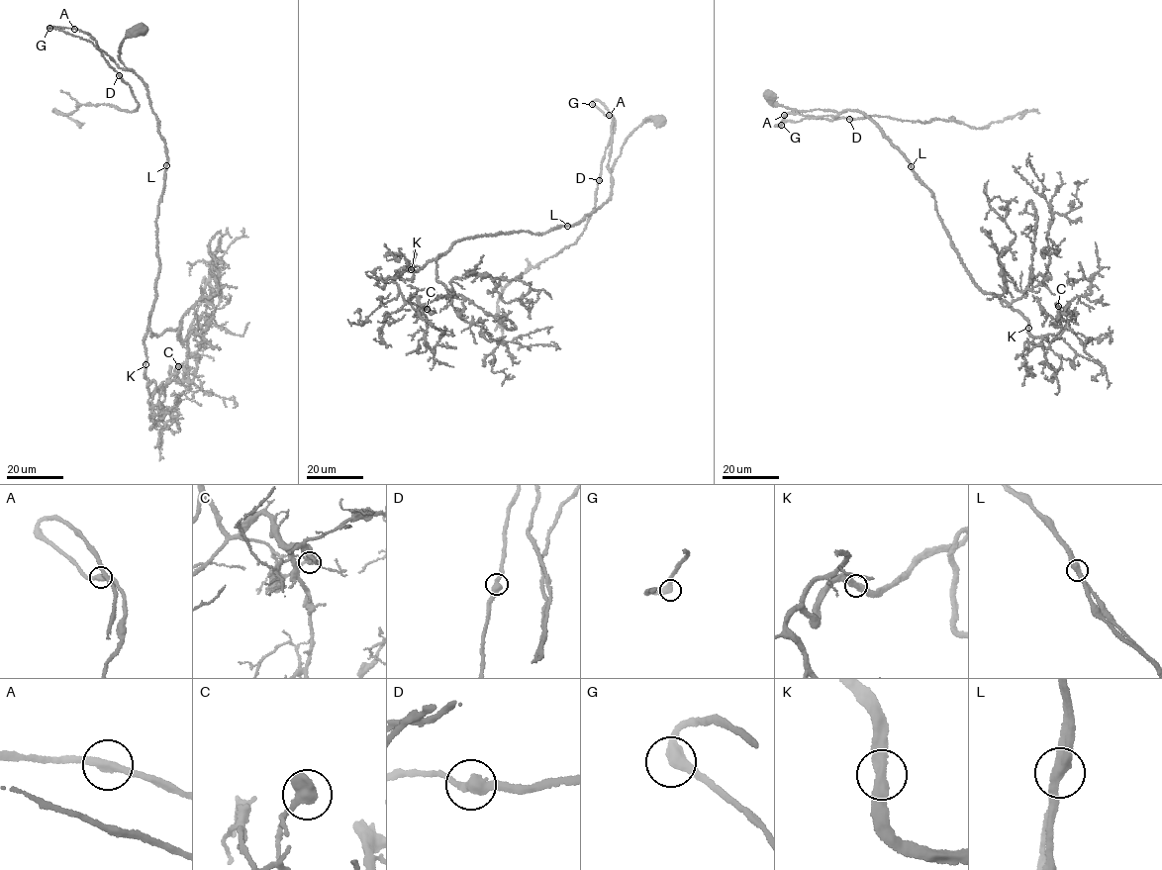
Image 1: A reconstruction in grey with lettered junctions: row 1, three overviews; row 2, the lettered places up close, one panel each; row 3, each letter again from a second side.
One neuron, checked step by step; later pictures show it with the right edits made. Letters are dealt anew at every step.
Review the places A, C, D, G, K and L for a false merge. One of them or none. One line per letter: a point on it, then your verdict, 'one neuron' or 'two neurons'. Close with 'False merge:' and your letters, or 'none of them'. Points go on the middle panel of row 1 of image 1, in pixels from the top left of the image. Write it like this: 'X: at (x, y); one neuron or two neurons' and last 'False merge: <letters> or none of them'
A: at (609, 115); one neuron
C: at (427, 309); one neuron
D: at (599, 180); one neuron
G: at (592, 104); one neuron
K: at (411, 269); one neuron
L: at (567, 226); one neuron
False merge: none of them

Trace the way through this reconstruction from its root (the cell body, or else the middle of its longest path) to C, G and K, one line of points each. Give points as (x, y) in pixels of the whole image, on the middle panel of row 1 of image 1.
C: (658, 120), (627, 138), (609, 199), (578, 223), (467, 238), (396, 274), (404, 300), (427, 309)
G: (658, 120), (645, 119), (627, 138), (612, 167), (612, 177), (607, 165), (612, 117), (599, 101), (592, 104)
K: (658, 120), (645, 119), (627, 138), (612, 167), (609, 199), (578, 223), (541, 234), (467, 238), (411, 269)

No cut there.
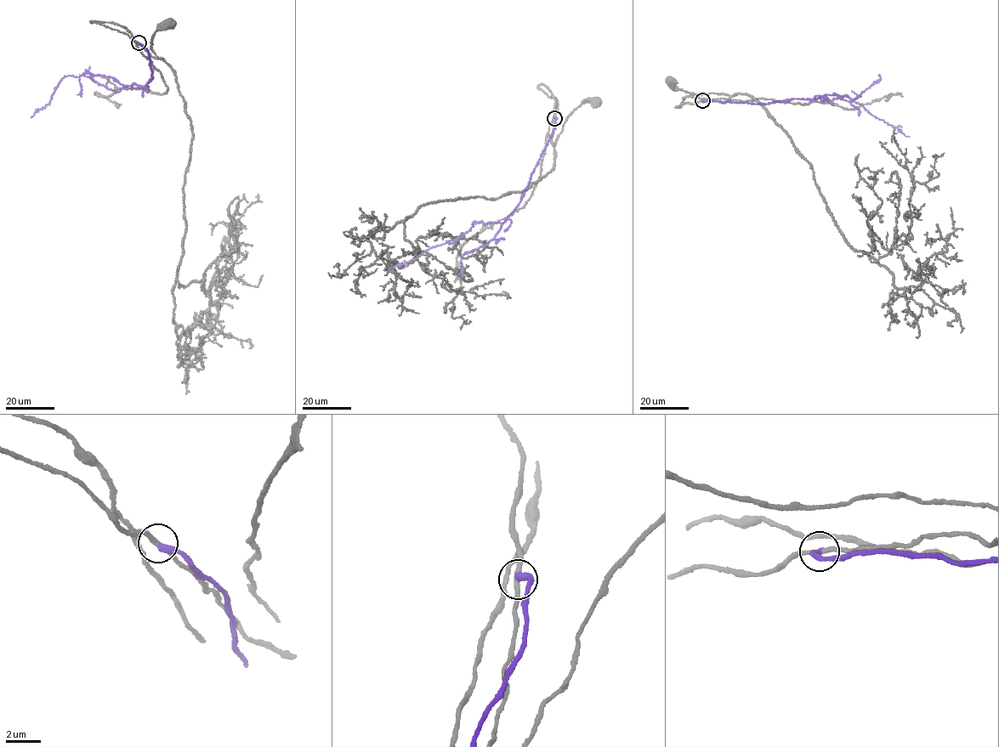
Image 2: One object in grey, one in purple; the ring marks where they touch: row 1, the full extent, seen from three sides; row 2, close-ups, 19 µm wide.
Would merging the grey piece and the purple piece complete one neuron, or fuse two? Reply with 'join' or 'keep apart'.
keep apart

